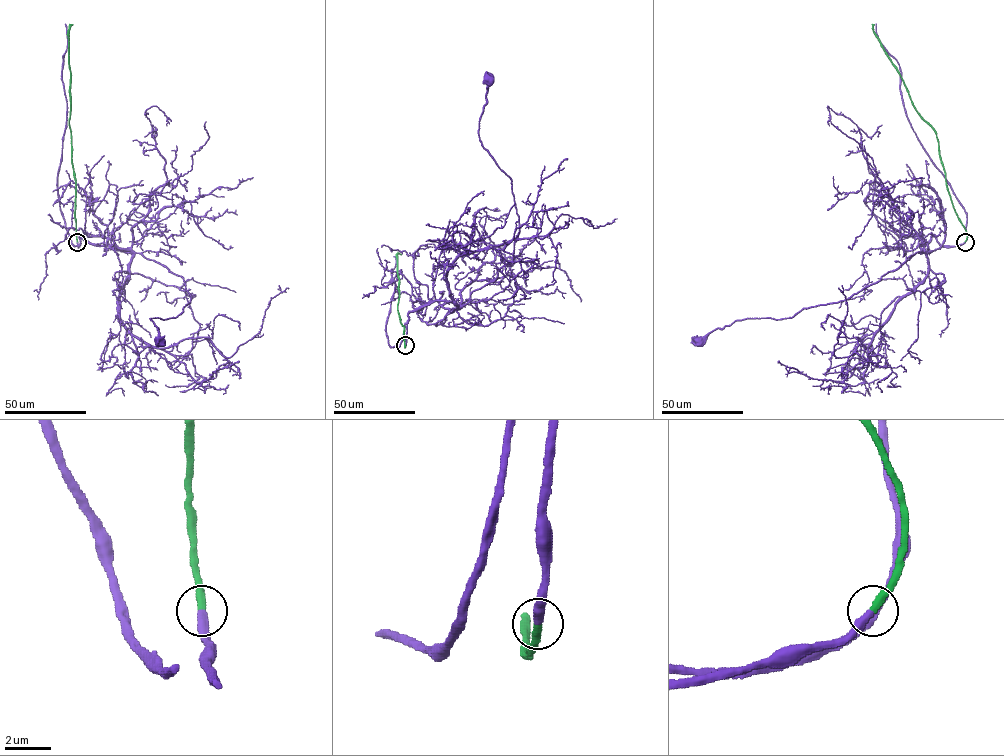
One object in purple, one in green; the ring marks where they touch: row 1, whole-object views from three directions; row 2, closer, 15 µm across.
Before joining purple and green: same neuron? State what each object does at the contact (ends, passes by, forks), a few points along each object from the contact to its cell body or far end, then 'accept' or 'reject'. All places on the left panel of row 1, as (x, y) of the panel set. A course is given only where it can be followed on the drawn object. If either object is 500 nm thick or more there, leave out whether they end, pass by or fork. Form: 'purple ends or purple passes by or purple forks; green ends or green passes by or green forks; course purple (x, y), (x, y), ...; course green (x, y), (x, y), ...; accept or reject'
purple ends; green ends; course purple (77, 242), (80, 236), (141, 252), (183, 279), (191, 299), (183, 311), (150, 318), (160, 341); course green (77, 242), (69, 119), (69, 32), (72, 24); accept

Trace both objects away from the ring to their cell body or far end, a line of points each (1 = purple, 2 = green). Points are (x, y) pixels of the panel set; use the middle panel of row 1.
1: (406, 345), (409, 313), (436, 301), (466, 304), (512, 260), (519, 227), (511, 180), (478, 134), (488, 78)
2: (406, 345), (397, 304), (397, 255), (401, 255)

